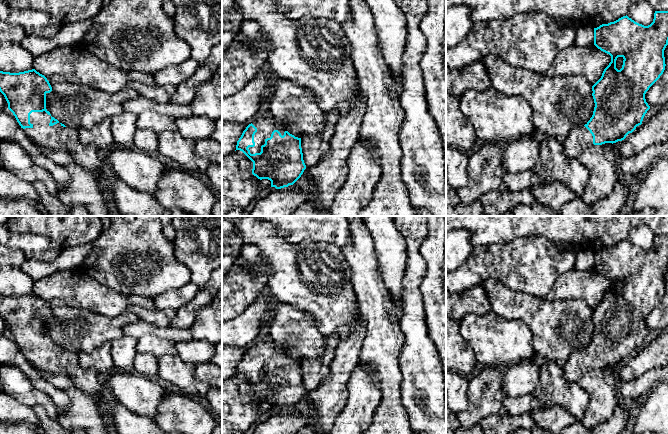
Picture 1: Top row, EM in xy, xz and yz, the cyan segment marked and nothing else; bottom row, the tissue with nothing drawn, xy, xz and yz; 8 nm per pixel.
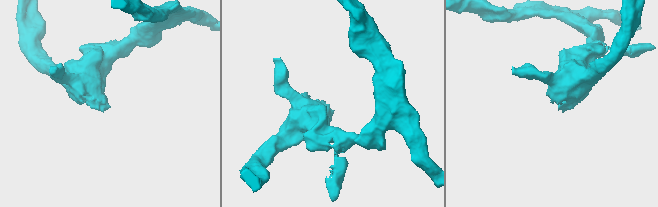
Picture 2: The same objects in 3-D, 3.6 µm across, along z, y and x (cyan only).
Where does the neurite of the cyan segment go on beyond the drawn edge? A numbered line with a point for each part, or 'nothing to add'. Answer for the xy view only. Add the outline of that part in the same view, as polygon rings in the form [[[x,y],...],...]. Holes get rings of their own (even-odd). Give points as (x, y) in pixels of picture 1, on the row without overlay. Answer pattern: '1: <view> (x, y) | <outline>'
1: xy (55, 361) | [[[45,335],[32,336],[32,352],[23,353],[34,366],[51,373],[65,373],[74,385],[86,394],[96,398],[103,392],[103,383],[99,381],[99,372],[95,369],[83,369],[79,364],[79,355],[63,351],[60,346],[50,350],[51,340]]]

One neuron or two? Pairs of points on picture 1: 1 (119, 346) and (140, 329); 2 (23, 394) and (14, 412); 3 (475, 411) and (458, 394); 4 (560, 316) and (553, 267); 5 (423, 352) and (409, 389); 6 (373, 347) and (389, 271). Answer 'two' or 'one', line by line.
1: two
2: two
3: two
4: two
5: one
6: two

